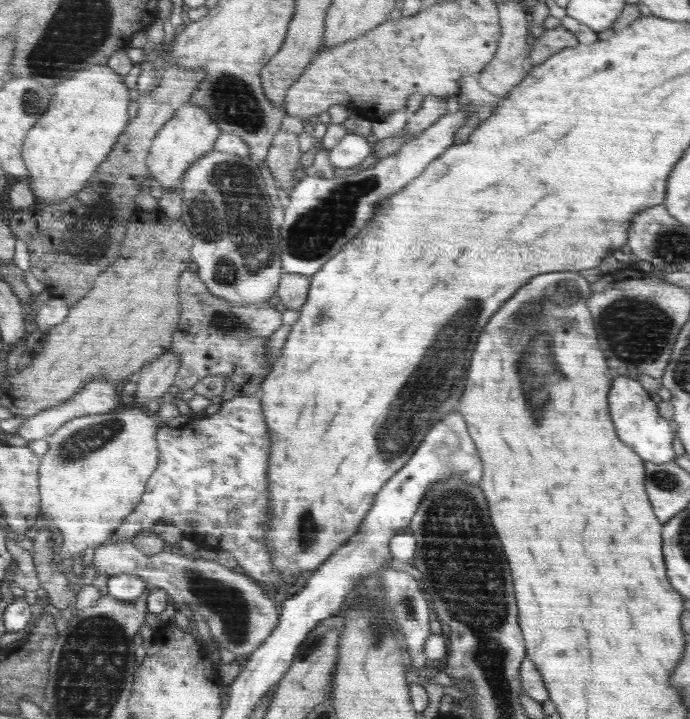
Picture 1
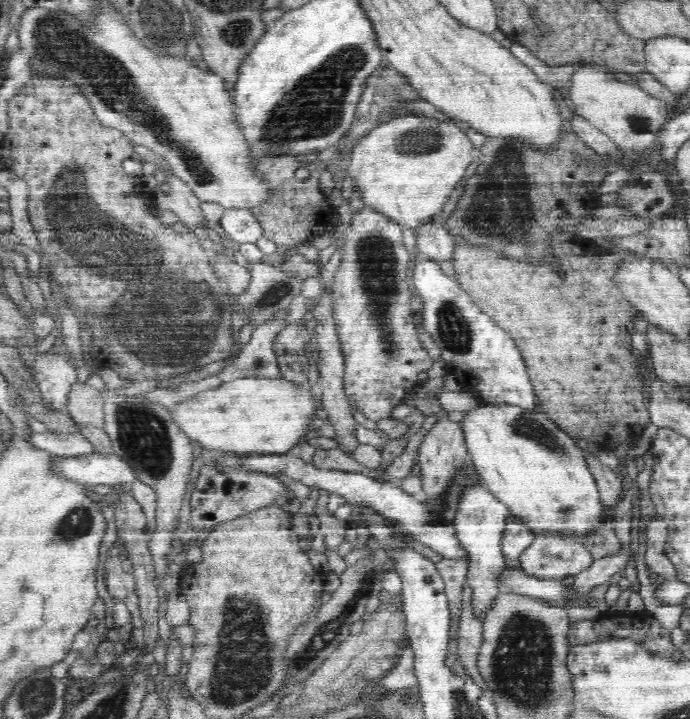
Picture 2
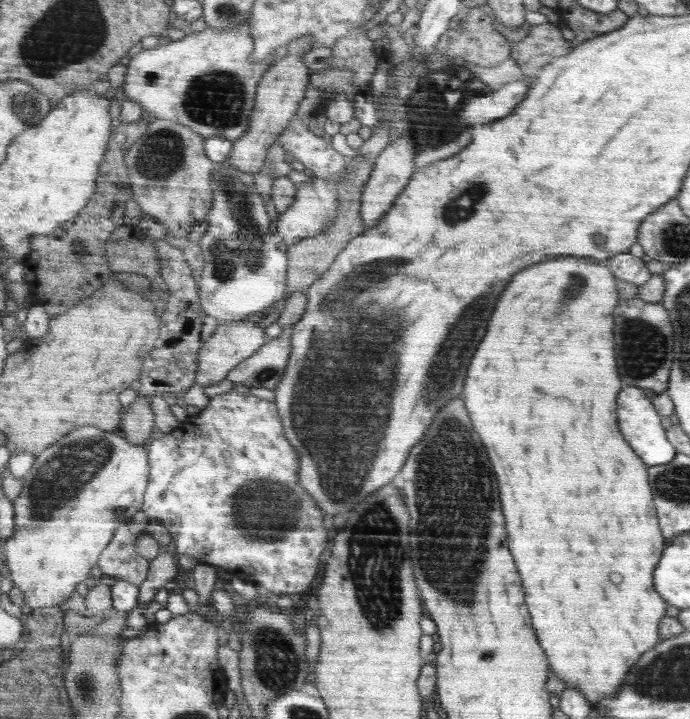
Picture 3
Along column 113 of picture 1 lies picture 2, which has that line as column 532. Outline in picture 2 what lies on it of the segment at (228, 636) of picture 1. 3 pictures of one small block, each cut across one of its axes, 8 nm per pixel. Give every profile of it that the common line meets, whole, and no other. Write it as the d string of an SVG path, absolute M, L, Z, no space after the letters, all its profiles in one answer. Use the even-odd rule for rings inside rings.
M553 536L535 538L522 552L522 570L540 580L556 579L588 570L595 558L579 540L562 540Z

